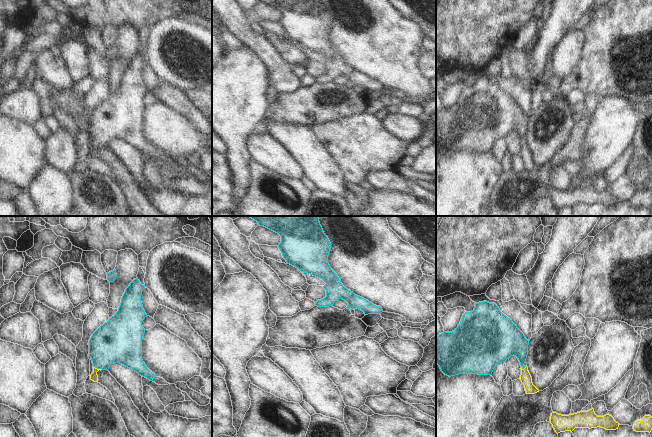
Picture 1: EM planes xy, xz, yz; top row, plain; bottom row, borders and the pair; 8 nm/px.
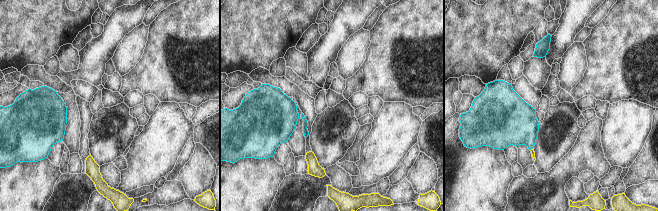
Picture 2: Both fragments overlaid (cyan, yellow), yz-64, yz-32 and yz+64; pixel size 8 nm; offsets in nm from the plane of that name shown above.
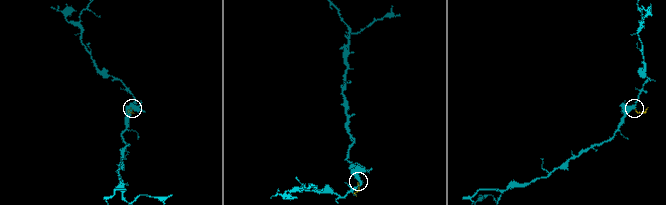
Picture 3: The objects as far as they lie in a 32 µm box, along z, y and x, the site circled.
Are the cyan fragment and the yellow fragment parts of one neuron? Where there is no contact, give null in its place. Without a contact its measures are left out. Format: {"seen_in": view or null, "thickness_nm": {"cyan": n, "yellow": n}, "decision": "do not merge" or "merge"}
{"seen_in": "xy", "thickness_nm": {"cyan": 320, "yellow": 60}, "decision": "merge"}

